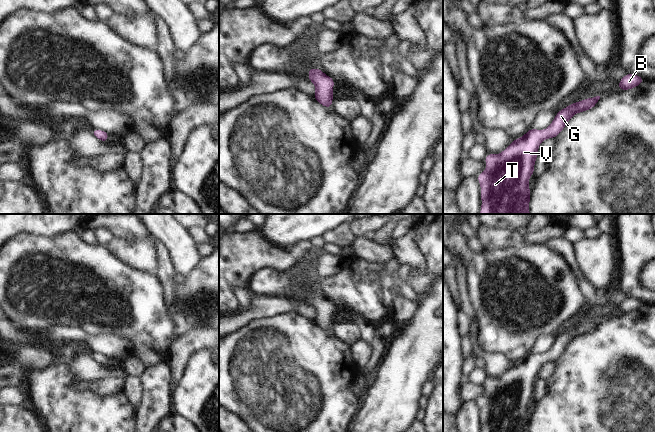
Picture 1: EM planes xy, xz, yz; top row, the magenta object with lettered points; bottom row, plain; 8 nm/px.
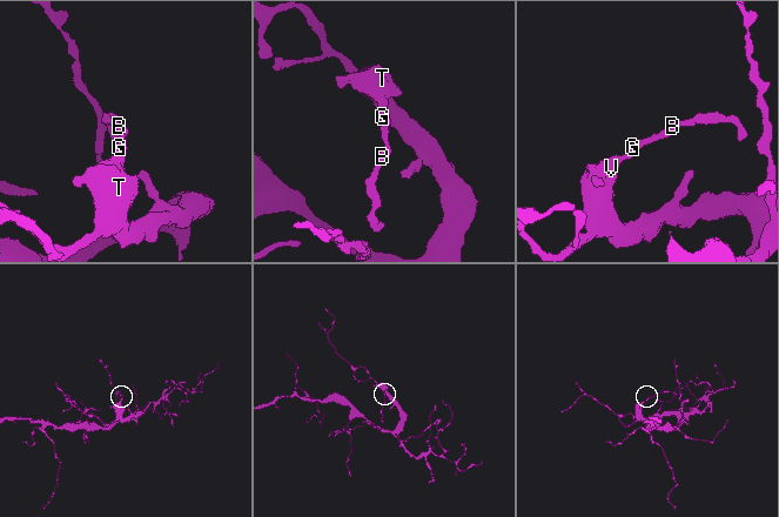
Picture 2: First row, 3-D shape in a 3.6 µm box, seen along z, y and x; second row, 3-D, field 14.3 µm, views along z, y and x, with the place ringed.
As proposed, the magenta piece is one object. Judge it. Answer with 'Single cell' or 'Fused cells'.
Single cell

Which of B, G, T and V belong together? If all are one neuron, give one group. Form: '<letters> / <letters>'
B G T V

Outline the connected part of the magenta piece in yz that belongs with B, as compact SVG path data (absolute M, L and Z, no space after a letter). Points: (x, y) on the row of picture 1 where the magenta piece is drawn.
M626 74L620 81L618 89L628 90L640 85L644 81L644 78L634 75Z

